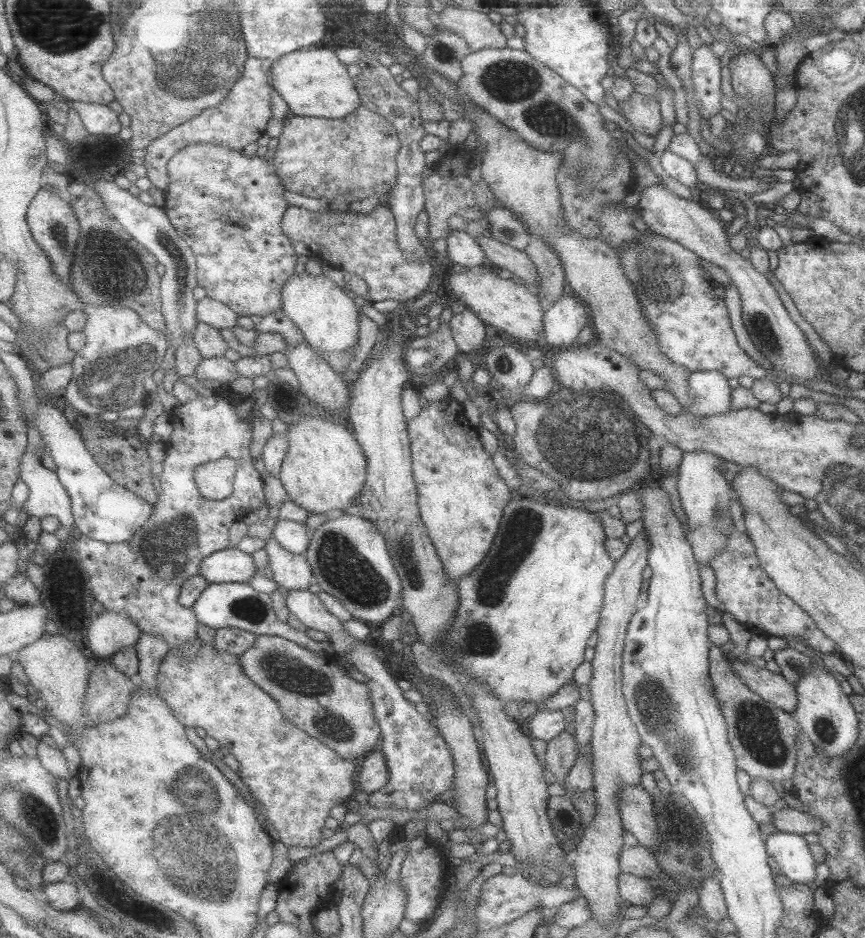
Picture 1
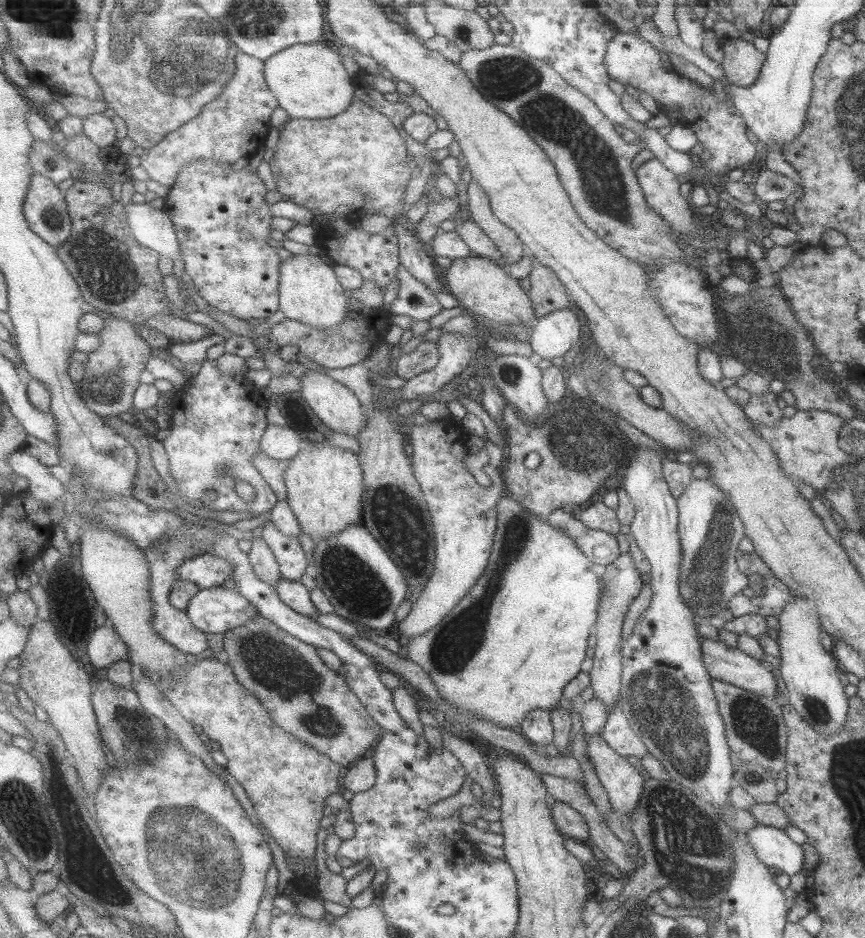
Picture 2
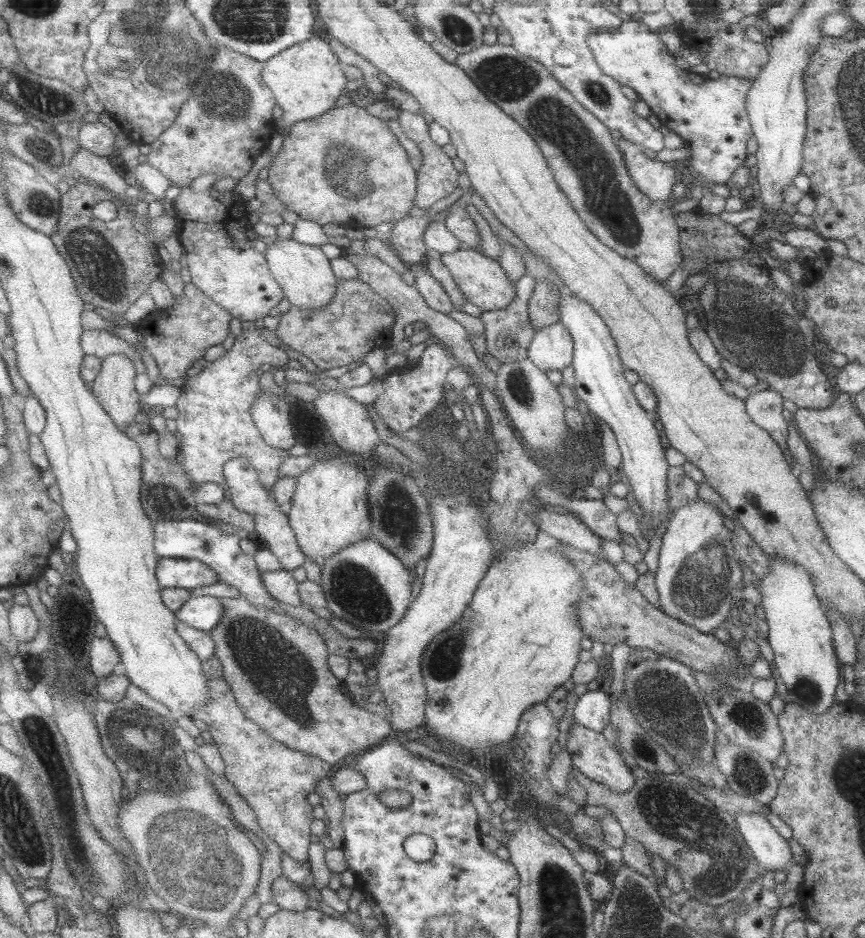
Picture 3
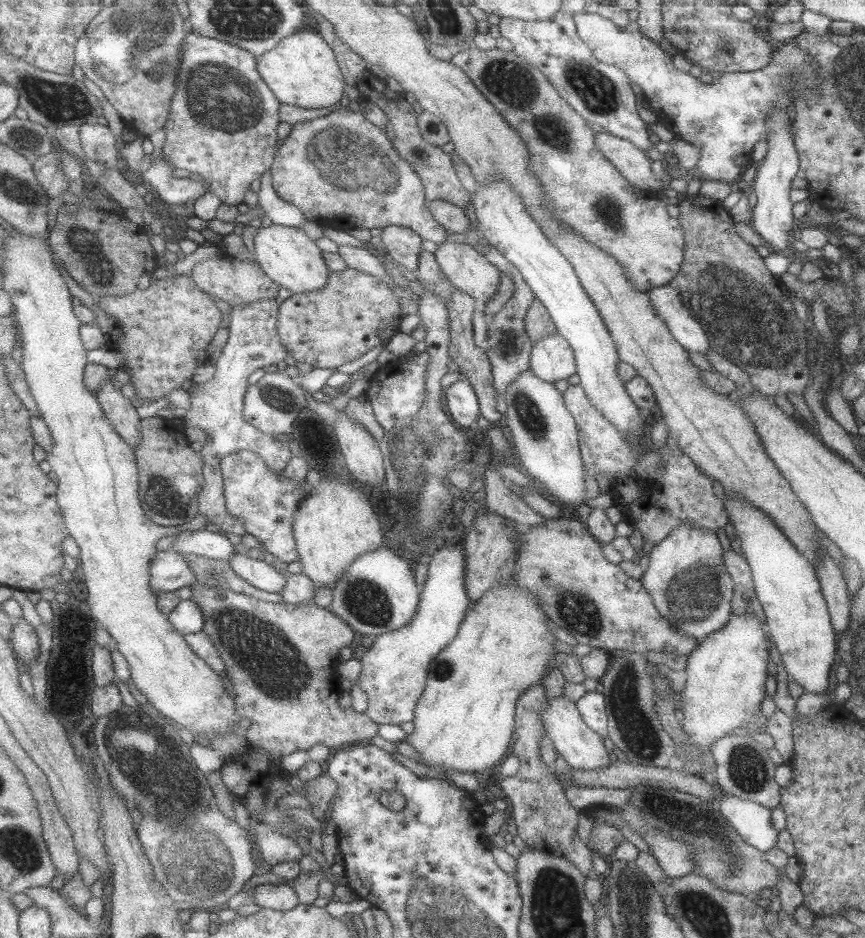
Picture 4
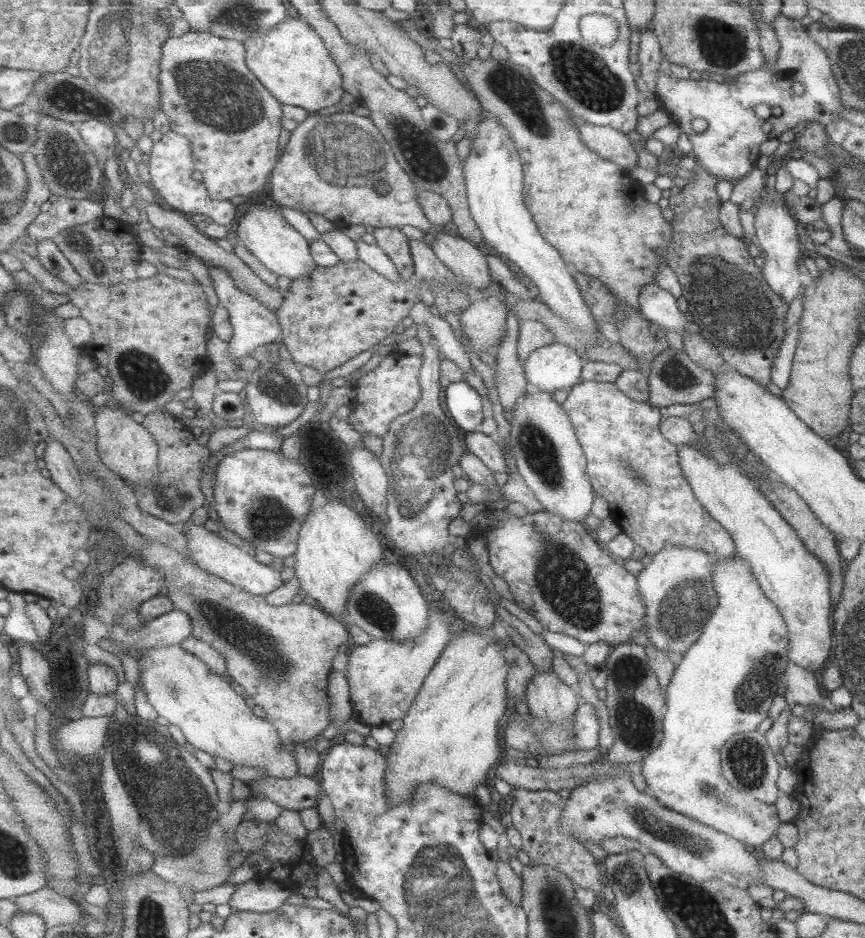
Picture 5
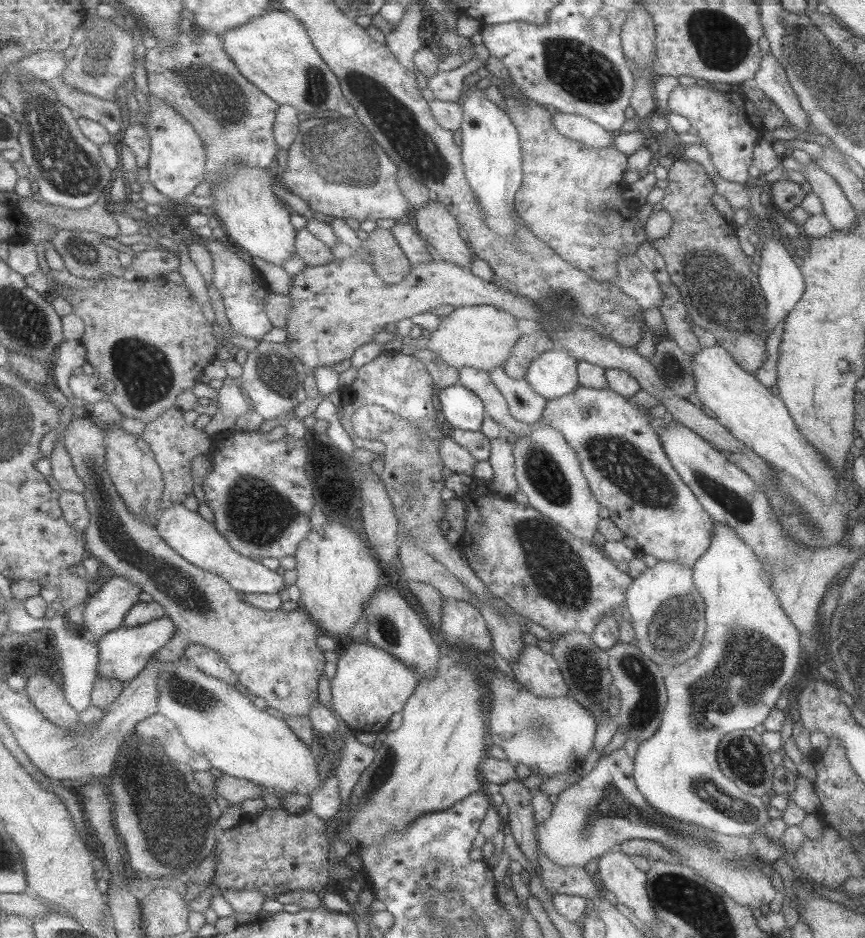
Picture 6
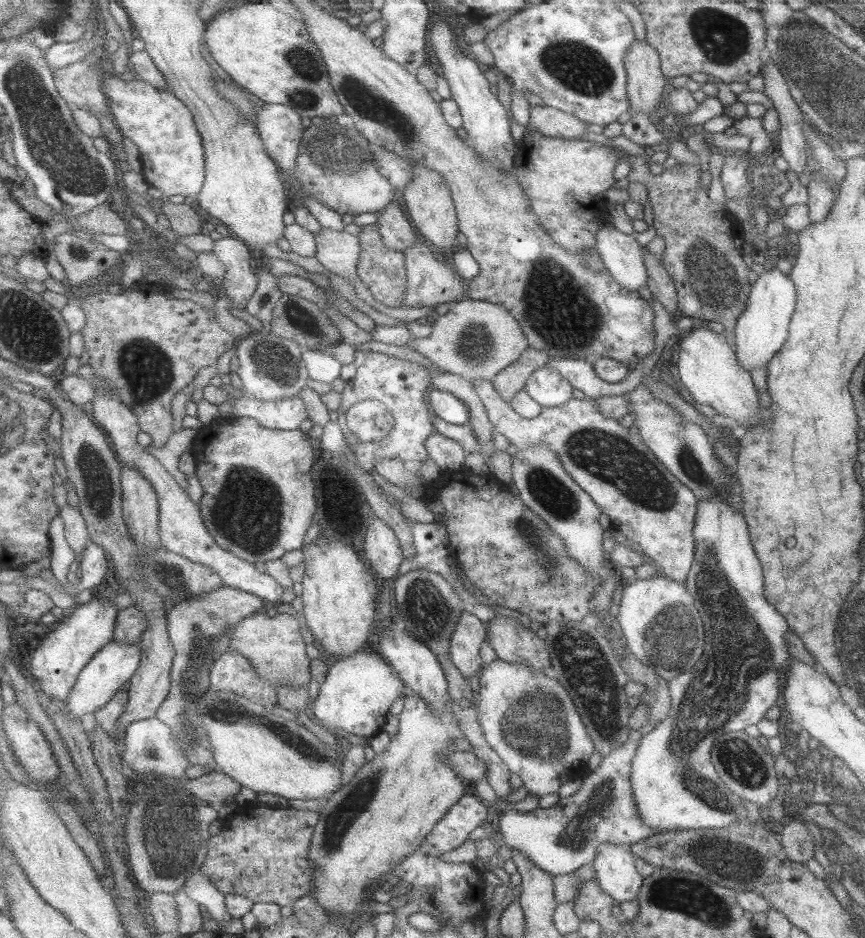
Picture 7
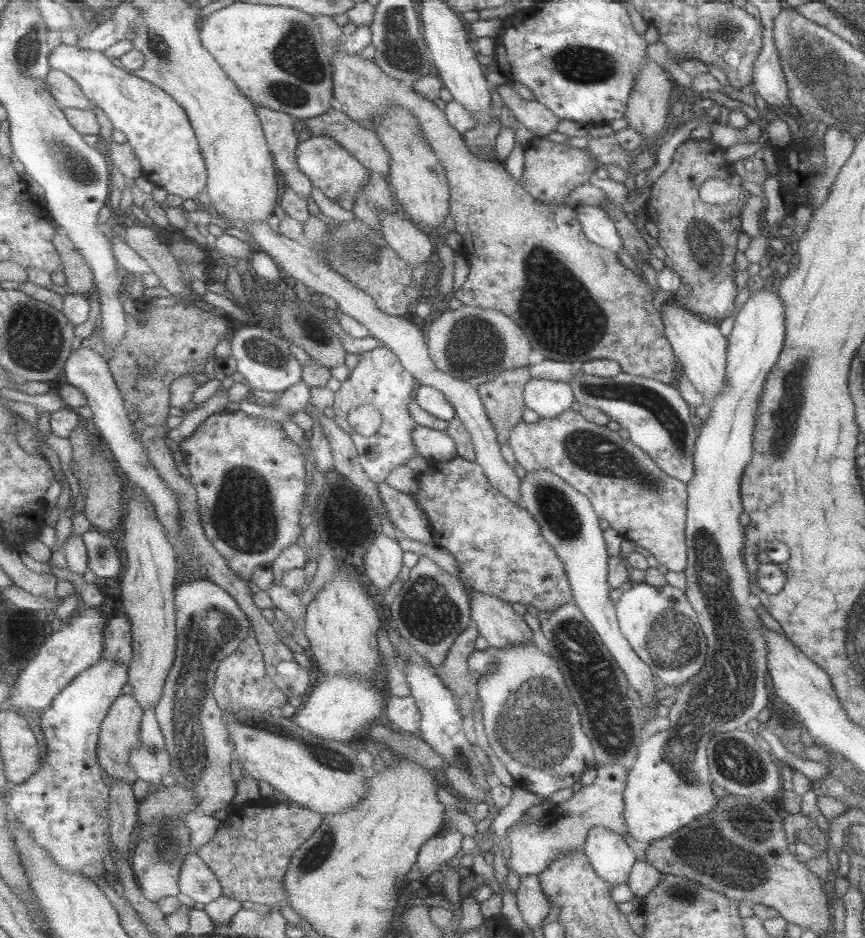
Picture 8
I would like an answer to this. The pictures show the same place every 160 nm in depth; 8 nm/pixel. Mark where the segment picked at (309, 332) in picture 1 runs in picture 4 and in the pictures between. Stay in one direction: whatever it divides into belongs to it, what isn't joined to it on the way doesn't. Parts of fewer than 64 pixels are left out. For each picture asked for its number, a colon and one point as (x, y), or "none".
2: (310, 291)
3: (305, 272)
4: (293, 260)

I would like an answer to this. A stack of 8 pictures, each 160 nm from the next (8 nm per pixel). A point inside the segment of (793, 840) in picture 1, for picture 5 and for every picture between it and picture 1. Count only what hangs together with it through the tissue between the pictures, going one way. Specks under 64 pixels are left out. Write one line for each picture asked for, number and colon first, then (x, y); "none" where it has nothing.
2: (771, 846)
3: (769, 849)
4: (751, 821)
5: (723, 685)

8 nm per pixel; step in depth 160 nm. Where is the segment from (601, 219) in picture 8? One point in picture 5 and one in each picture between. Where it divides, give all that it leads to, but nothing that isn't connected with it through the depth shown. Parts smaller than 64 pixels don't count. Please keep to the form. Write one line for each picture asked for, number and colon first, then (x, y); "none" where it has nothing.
5: (657, 305)
6: (635, 281)
7: (622, 255)

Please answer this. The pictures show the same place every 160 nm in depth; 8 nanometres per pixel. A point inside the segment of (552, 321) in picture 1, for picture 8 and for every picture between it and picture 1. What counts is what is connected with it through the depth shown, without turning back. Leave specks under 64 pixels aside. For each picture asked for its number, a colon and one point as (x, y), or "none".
2: (553, 335)
3: (551, 349)
4: (553, 358)
5: (554, 367)
6: (554, 374)
7: (550, 388)
8: (550, 398)

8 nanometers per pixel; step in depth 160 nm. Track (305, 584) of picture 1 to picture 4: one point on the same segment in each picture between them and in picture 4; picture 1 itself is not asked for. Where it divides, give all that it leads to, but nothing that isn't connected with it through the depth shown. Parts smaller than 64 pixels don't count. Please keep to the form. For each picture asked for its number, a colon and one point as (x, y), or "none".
2: (293, 563)
3: (273, 528)
4: (266, 502)

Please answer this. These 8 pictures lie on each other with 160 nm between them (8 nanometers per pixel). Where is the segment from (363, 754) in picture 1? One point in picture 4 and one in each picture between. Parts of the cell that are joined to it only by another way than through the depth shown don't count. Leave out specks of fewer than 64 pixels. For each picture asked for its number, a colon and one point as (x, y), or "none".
2: (307, 698)
3: (279, 668)
4: (282, 659)

